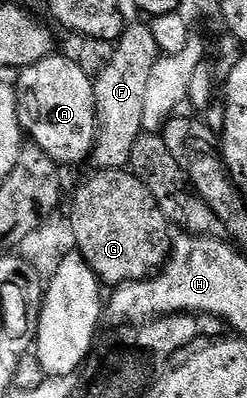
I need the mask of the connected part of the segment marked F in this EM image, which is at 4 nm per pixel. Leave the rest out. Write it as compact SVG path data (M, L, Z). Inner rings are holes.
M145 21L131 22L118 37L106 67L94 78L94 95L98 109L98 140L94 144L94 170L120 170L129 167L132 144L142 133L144 124L144 96L148 76L156 64L160 51L151 27Z

